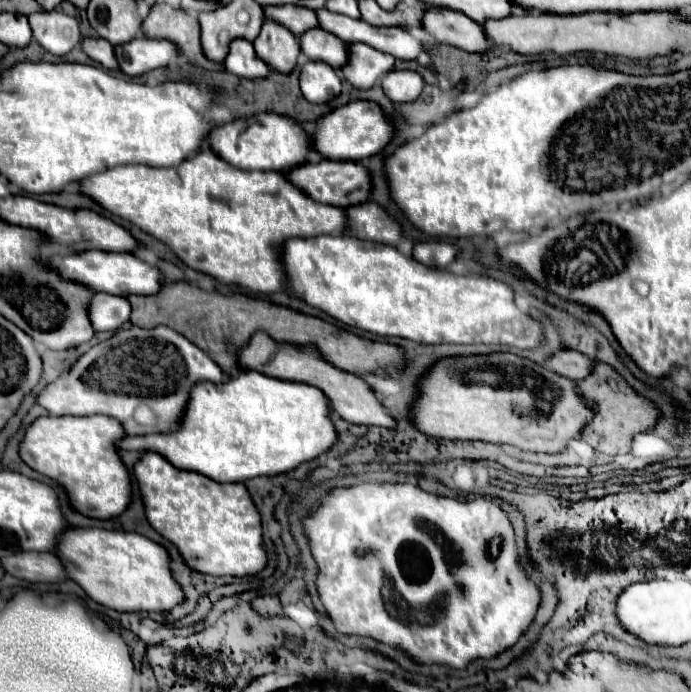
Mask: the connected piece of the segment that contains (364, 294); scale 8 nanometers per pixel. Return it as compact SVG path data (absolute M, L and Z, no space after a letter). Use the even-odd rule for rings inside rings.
M318 235L318 237L306 237L306 239L292 239L290 243L286 243L286 251L282 251L284 263L286 263L286 275L290 275L288 285L290 291L304 299L308 305L318 307L322 311L326 311L330 317L350 325L350 327L358 327L370 333L376 333L380 337L406 337L412 341L420 341L420 343L454 343L454 345L468 345L468 343L486 343L486 345L508 345L508 347L516 347L516 349L536 349L544 343L544 331L538 319L534 319L528 313L520 313L520 309L514 303L514 291L508 283L496 281L492 277L486 275L454 275L450 271L444 269L436 269L436 267L428 267L420 261L416 261L412 255L404 255L400 253L396 247L392 245L382 245L382 243L374 243L374 241L364 241L358 237L350 237L350 235Z

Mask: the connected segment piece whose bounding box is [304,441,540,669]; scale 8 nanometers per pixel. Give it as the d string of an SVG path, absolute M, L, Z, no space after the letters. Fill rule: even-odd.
M358 441L355 448L341 458L341 462L344 466L357 468L356 470L363 466L371 468L372 472L362 474L359 484L354 485L354 487L334 489L322 501L322 505L314 511L314 515L310 519L306 519L306 523L304 523L306 525L306 535L312 543L314 559L316 559L316 563L320 563L320 569L322 569L322 573L318 575L318 581L316 581L318 593L320 593L320 599L324 601L324 605L326 605L328 615L334 619L336 629L344 635L366 635L366 637L374 637L376 641L388 641L388 643L404 649L412 659L416 659L420 663L428 663L428 665L430 663L446 663L446 665L452 665L456 669L466 667L468 661L474 659L474 657L494 657L502 649L514 645L518 641L518 637L526 631L530 621L534 619L538 603L540 603L540 593L538 593L538 587L526 577L526 573L520 569L520 565L516 561L514 531L512 531L512 525L510 525L508 517L504 515L504 511L494 501L486 501L486 499L460 503L456 499L436 497L436 495L420 491L412 485L390 485L390 482L387 481L374 481L386 480L383 473L377 475L373 470L377 465L380 467L378 470L383 470L383 462L388 461L366 463L364 457L356 453L356 449L358 449ZM378 547L382 547L382 579L386 579L386 583L390 583L390 587L394 587L394 591L390 591L390 595L402 595L402 599L406 599L406 611L390 611L390 603L386 603L386 595L382 595L382 587L378 587Z

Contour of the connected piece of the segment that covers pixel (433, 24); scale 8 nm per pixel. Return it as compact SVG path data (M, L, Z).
M430 7L422 17L422 29L430 33L438 43L454 45L464 51L480 53L490 47L478 23L474 23L468 15L448 7Z

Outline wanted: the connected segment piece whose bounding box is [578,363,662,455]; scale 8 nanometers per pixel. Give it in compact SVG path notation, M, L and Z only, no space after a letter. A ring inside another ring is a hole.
M598 363L594 371L588 375L588 379L578 381L578 387L590 403L604 403L604 421L592 421L586 431L582 433L582 439L588 441L598 451L604 451L608 455L628 455L632 449L632 439L638 433L654 429L654 423L662 417L662 411L658 405L644 395L640 395L636 389L632 389L624 377L608 363Z

